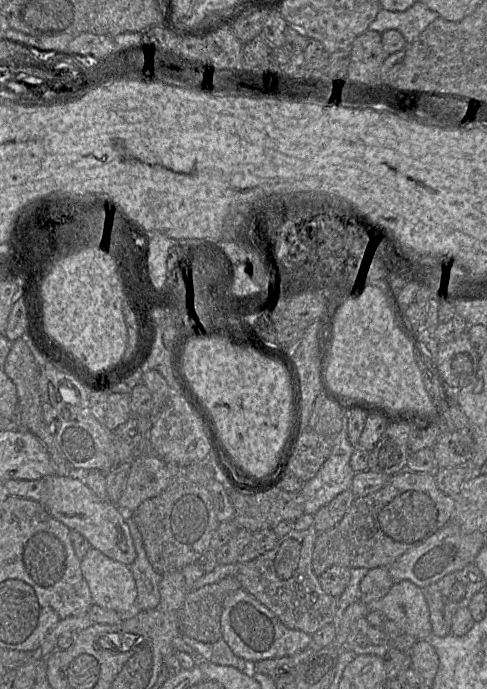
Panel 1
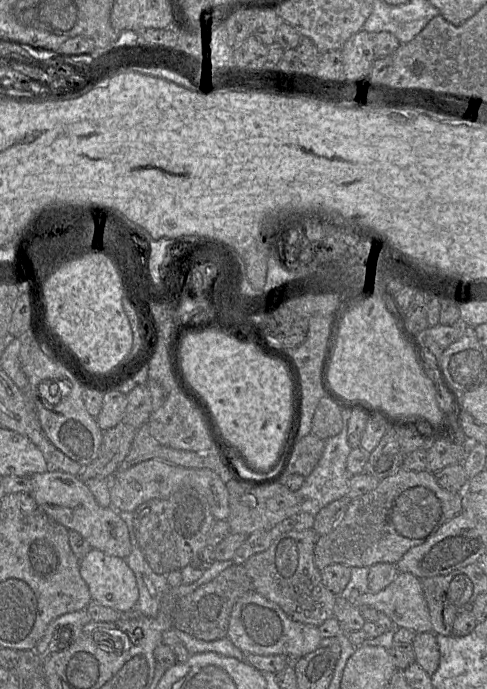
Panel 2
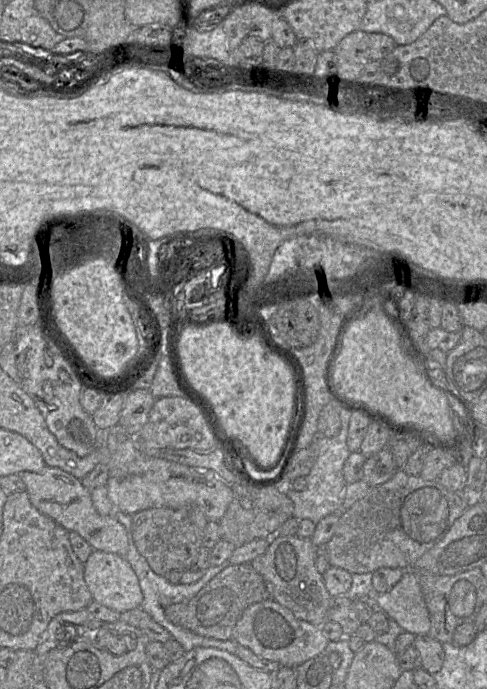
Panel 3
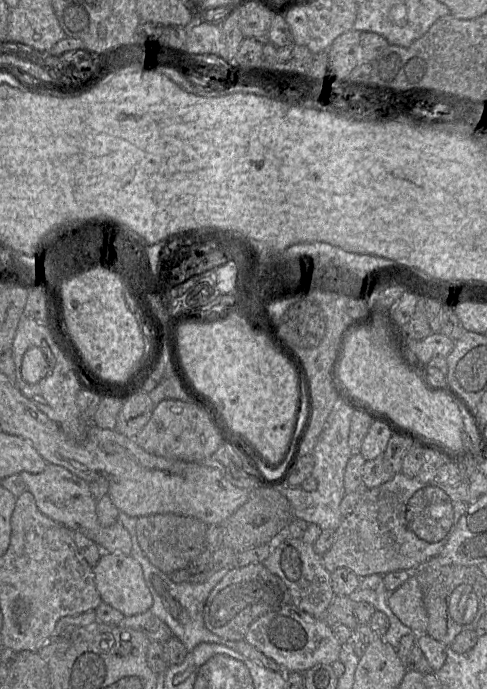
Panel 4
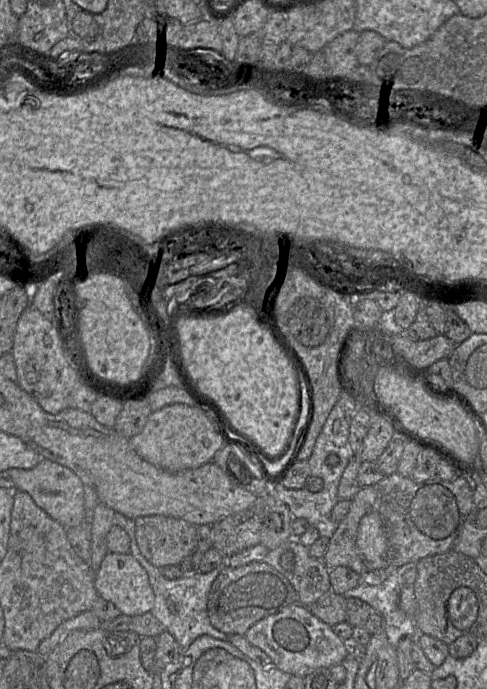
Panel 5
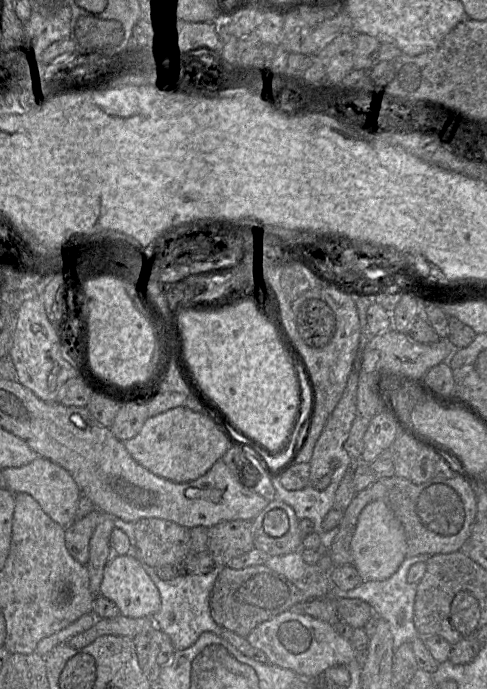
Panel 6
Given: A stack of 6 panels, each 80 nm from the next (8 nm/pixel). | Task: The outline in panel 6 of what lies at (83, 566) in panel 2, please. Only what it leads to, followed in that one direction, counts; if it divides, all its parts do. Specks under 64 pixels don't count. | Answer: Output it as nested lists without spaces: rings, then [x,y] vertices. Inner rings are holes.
[[[132,554],[113,555],[104,569],[100,586],[100,595],[113,601],[120,609],[120,615],[131,618],[152,617],[161,607],[160,592],[151,577],[146,573],[142,563]]]

